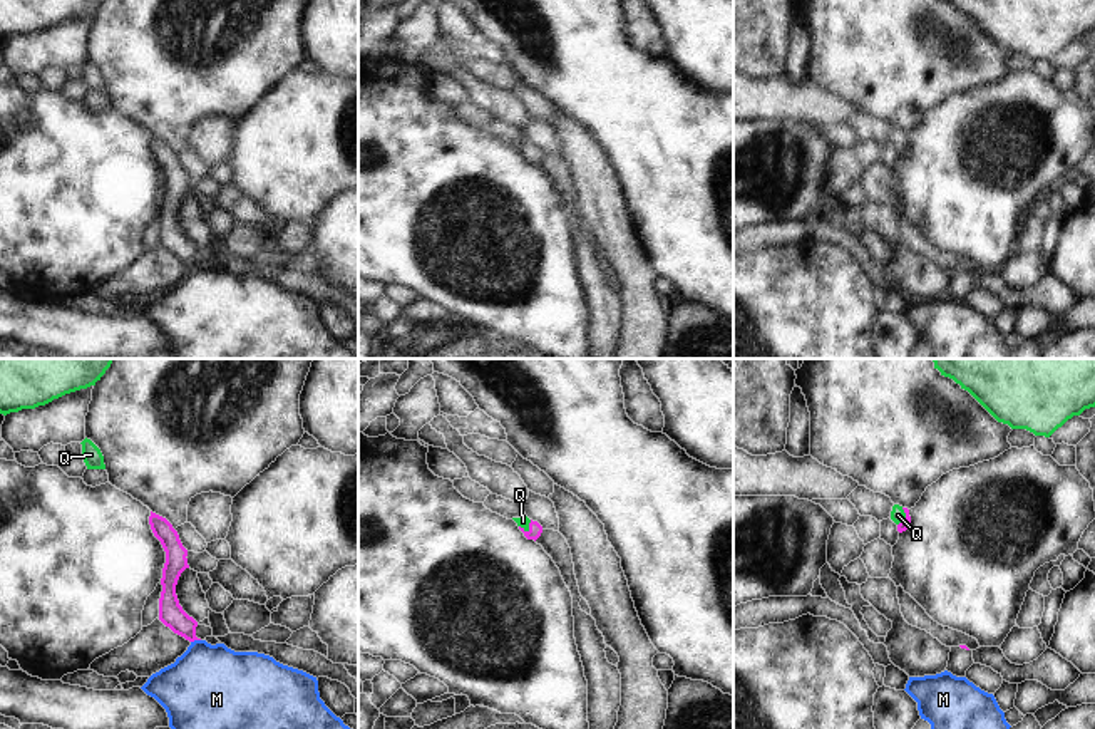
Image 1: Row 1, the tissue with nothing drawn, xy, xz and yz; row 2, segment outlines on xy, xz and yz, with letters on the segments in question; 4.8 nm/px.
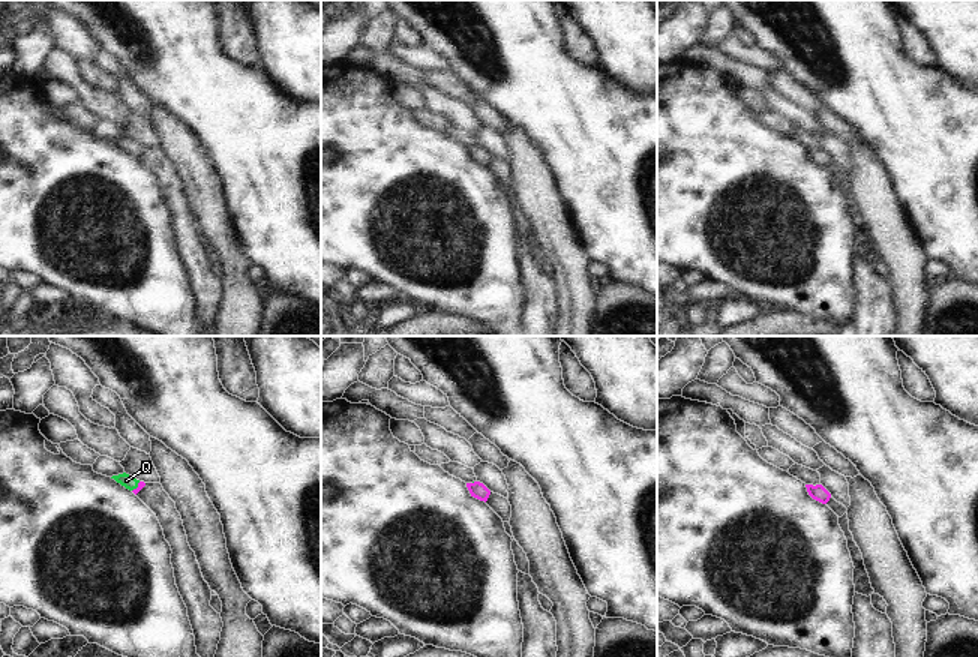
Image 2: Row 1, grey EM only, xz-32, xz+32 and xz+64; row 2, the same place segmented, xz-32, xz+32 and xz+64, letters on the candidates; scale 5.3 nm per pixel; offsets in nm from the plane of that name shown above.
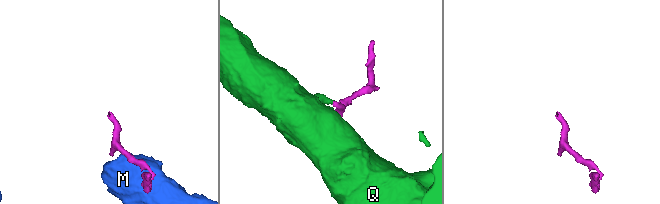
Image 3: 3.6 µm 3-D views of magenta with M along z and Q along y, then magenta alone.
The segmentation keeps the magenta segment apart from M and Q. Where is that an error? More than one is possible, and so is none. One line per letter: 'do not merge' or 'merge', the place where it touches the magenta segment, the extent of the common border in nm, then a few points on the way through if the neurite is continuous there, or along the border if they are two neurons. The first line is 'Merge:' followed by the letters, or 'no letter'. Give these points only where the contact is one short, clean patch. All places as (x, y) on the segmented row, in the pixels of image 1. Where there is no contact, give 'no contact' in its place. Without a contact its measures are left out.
Merge: Q
M: do not merge; meets magenta in xy at (195, 639); contact 50 nm long
Q: merge; meets magenta in yz at (906, 517); contact 90 nm long; runs through yz (903, 525), (906, 517), (898, 515)

